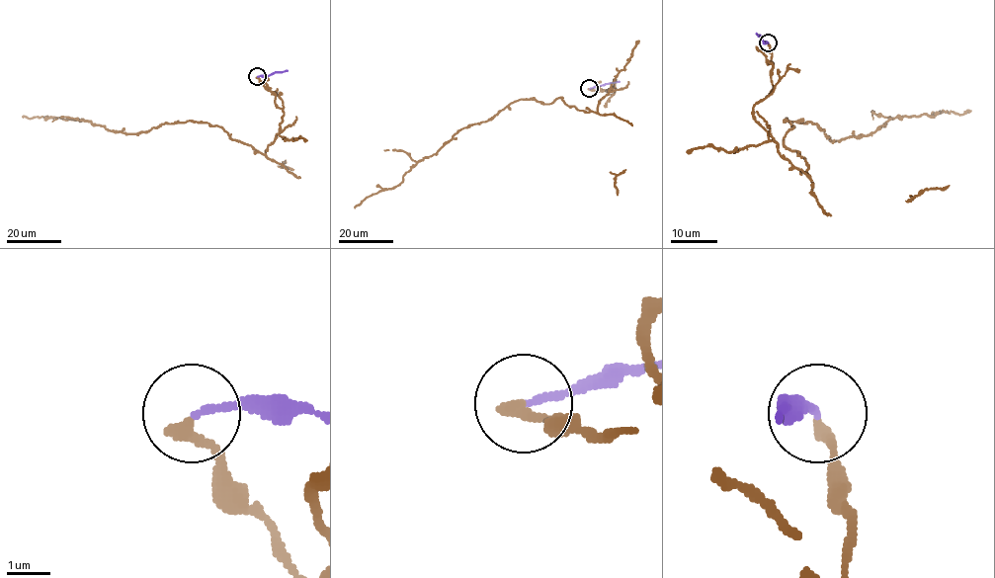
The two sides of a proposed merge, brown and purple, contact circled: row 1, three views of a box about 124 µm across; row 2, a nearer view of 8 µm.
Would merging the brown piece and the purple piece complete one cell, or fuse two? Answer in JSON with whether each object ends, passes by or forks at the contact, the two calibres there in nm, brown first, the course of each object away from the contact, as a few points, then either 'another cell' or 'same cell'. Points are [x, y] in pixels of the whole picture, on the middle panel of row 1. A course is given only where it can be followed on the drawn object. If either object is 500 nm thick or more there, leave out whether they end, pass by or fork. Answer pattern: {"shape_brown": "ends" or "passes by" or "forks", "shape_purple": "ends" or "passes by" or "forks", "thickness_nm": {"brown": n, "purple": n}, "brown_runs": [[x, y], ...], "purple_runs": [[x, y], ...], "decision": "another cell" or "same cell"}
{"shape_brown": "ends", "shape_purple": "ends", "thickness_nm": {"brown": 300, "purple": 160}, "brown_runs": [[590, 89], [607, 91], [616, 80], [595, 113], [560, 98], [510, 103], [459, 129], [397, 186], [354, 207]], "purple_runs": [[590, 89], [620, 81]], "decision": "another cell"}

